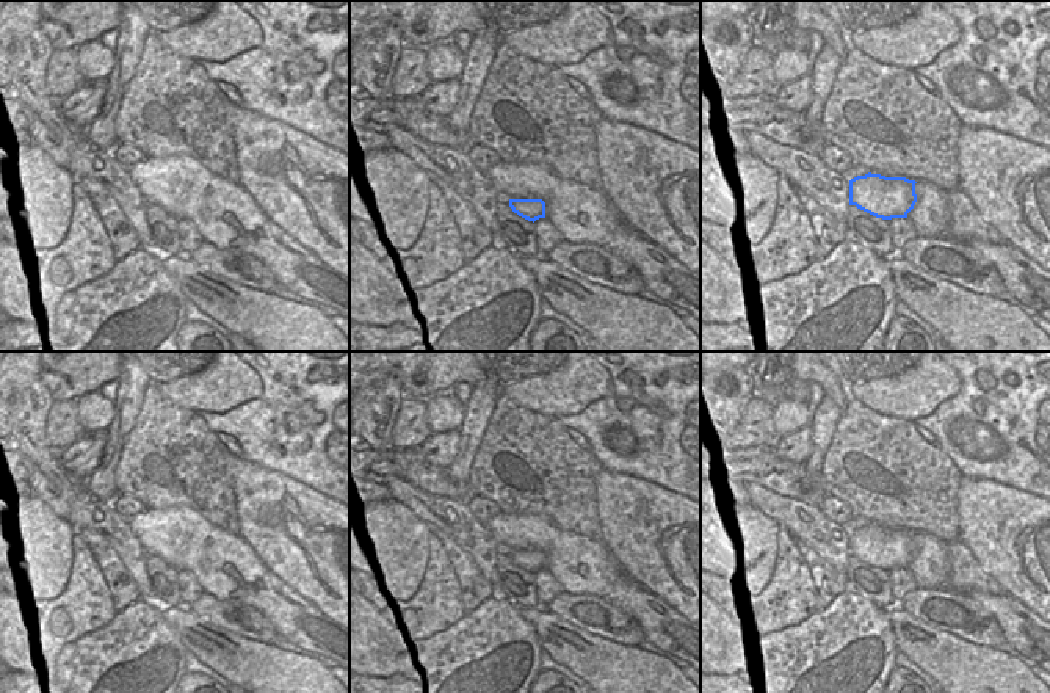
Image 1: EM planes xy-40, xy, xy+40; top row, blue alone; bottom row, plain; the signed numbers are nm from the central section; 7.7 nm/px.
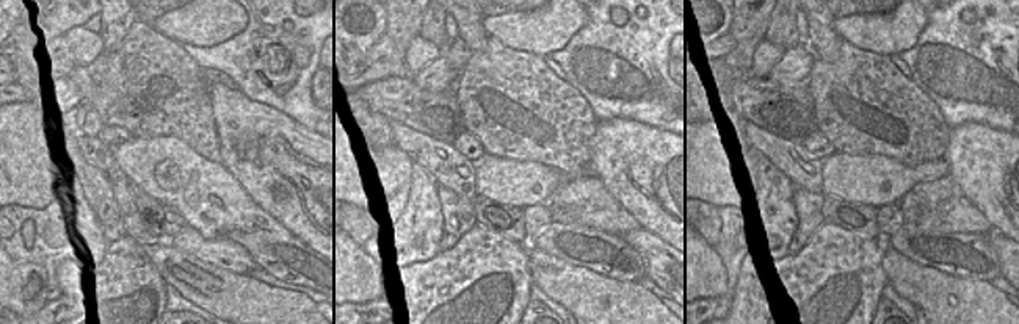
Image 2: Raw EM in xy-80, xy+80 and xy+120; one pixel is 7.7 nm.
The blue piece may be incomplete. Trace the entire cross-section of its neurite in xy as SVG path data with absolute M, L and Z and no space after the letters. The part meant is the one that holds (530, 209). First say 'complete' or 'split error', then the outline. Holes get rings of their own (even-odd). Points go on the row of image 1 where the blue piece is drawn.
complete; M509 199L509 207L514 213L533 223L545 218L545 202L542 199Z

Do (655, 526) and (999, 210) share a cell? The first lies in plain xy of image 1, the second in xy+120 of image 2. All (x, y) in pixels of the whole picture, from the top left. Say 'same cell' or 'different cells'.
same cell

